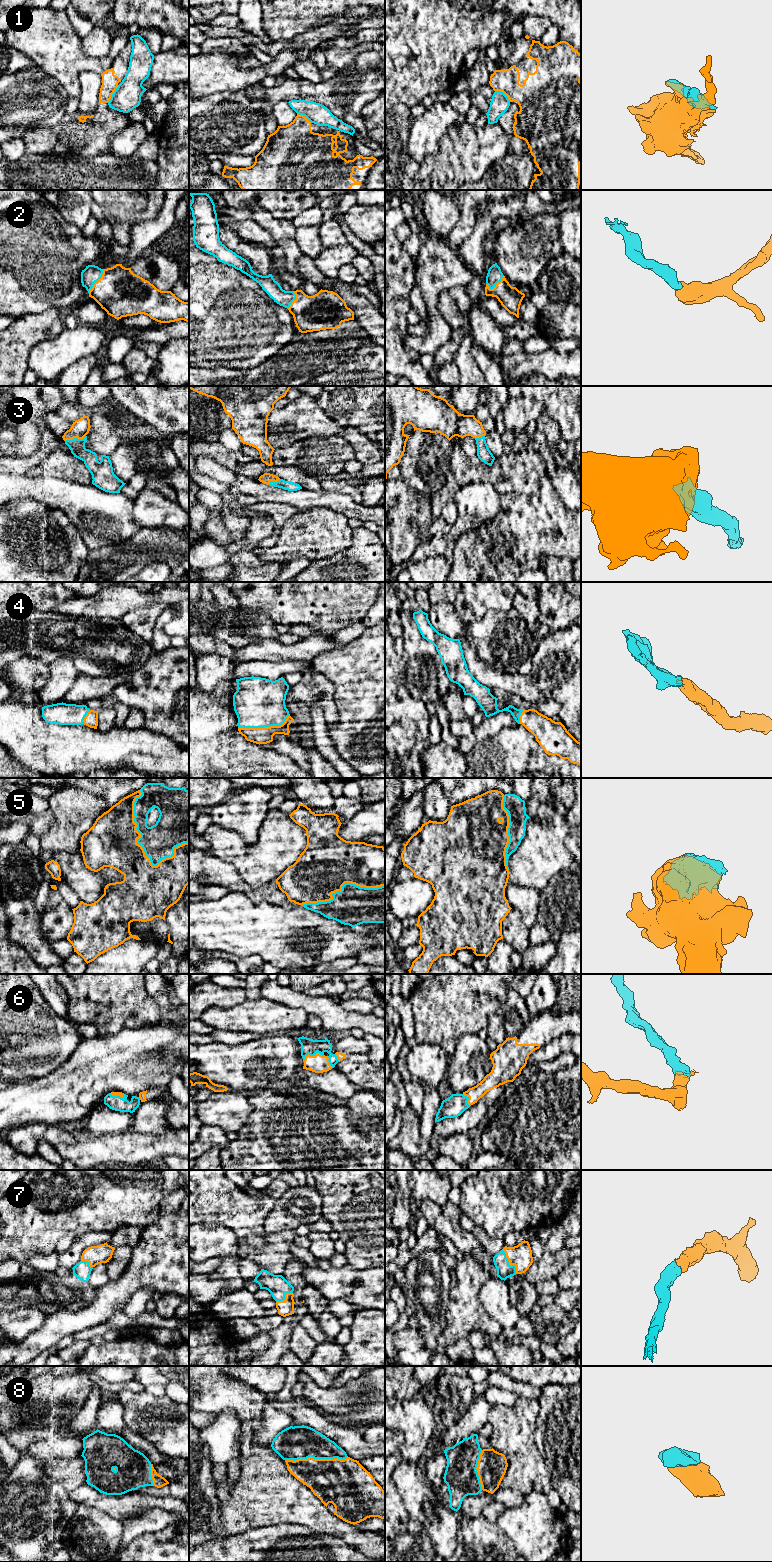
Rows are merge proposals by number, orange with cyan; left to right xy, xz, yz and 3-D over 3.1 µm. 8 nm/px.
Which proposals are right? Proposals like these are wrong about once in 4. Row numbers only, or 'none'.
2, 3, 4, 5, 6, 7, 8

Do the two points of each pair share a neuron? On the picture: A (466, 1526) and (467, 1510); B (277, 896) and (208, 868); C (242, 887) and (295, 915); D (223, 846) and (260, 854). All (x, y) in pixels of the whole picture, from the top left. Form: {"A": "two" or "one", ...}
{"A": "two", "B": "one", "C": "two", "D": "one"}

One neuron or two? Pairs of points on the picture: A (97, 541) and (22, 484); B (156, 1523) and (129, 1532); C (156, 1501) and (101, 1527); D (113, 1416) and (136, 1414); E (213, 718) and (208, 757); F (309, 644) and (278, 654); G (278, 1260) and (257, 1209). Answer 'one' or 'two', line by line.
A: one
B: one
C: two
D: two
E: two
F: one
G: one

